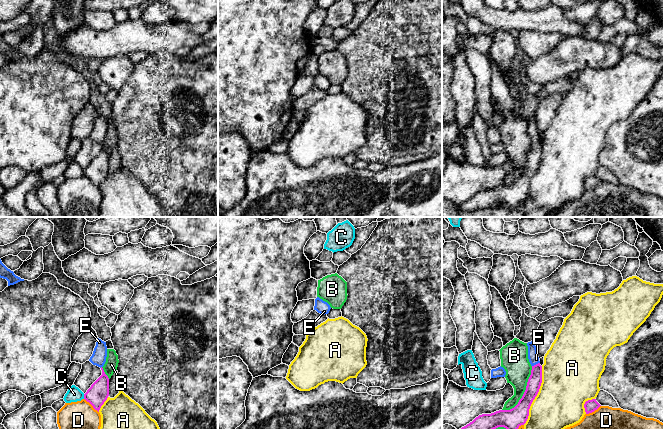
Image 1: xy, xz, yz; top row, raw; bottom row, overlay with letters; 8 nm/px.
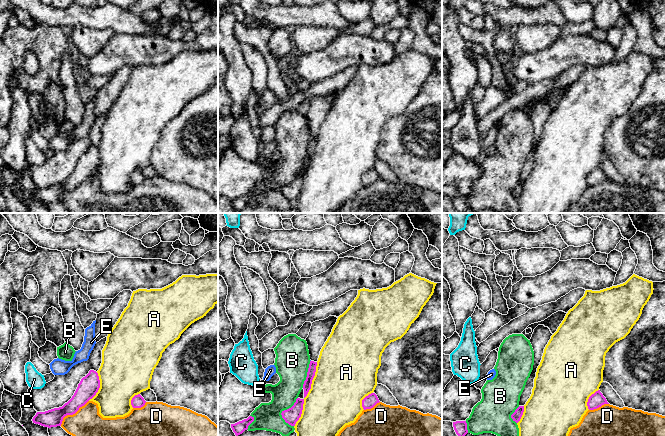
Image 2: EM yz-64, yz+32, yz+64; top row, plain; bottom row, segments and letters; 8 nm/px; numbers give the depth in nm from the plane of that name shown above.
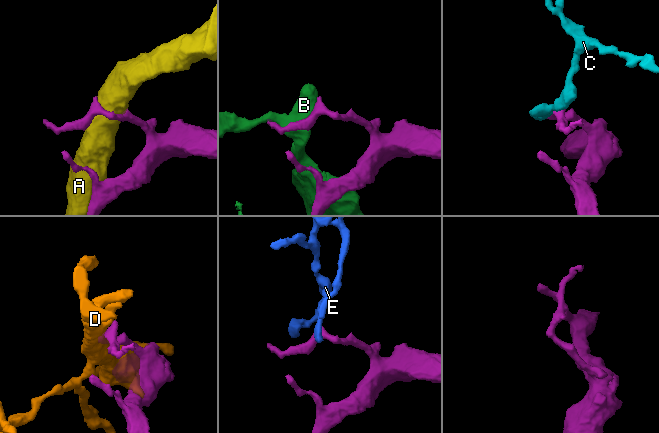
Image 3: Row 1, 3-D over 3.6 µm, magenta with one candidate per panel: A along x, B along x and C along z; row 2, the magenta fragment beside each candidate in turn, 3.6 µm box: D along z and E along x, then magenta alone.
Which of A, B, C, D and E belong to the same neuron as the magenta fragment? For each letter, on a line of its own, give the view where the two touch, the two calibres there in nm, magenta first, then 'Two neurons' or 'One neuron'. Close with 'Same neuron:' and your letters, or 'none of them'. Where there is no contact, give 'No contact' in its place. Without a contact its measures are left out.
A: Touches magenta in yz. Thickness 160 nm (magenta) against 400 nm. Two neurons
B: Touches magenta in yz. Thickness 160 nm (magenta) against 200 nm. Two neurons
C: Touches magenta in xy. Thickness 170 nm (magenta) against 120 nm. Two neurons
D: Touches magenta in xy. Thickness 170 nm (magenta) against 340 nm. Two neurons
E: Touches magenta in yz. Thickness 110 nm (magenta) against 80 nm. One neuron
Same neuron: E

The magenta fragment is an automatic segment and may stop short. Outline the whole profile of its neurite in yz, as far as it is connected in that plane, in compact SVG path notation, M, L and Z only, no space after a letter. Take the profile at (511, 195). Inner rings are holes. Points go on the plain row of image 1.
M534 117L528 118L528 135L532 142L526 166L518 180L510 186L499 186L491 190L482 190L472 198L457 206L462 211L491 208L498 203L504 203L510 208L516 208L524 201L529 192L530 182L537 172L542 159L542 142L540 141Z

